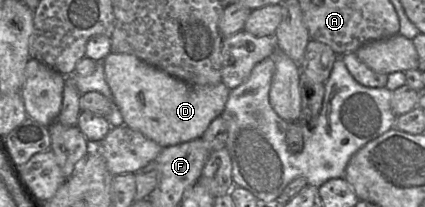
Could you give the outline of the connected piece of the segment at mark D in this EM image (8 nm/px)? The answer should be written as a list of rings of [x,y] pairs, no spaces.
[[[109,53],[101,62],[124,125],[163,148],[201,138],[210,123],[225,109],[230,89],[223,82],[191,85],[130,54]]]

